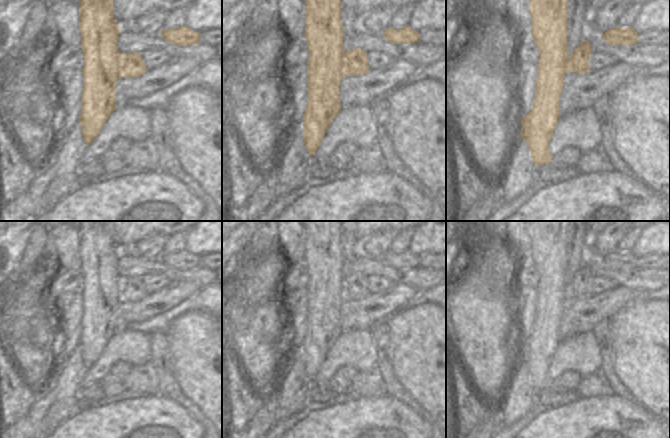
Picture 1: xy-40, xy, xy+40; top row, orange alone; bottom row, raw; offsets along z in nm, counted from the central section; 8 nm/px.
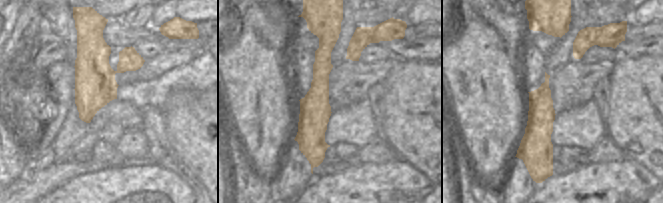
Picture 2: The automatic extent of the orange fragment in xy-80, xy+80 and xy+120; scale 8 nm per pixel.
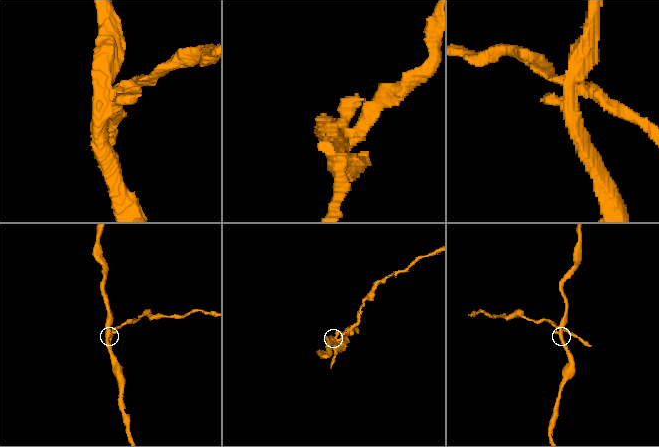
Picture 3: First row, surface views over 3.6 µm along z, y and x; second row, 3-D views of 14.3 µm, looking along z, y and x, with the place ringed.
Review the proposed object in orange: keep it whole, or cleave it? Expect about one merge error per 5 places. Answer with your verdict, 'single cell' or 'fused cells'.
fused cells

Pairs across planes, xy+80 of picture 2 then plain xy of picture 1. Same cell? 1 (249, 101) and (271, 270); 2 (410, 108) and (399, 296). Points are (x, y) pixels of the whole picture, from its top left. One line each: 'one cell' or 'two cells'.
1: one cell
2: two cells

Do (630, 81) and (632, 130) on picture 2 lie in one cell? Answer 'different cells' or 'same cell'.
same cell

